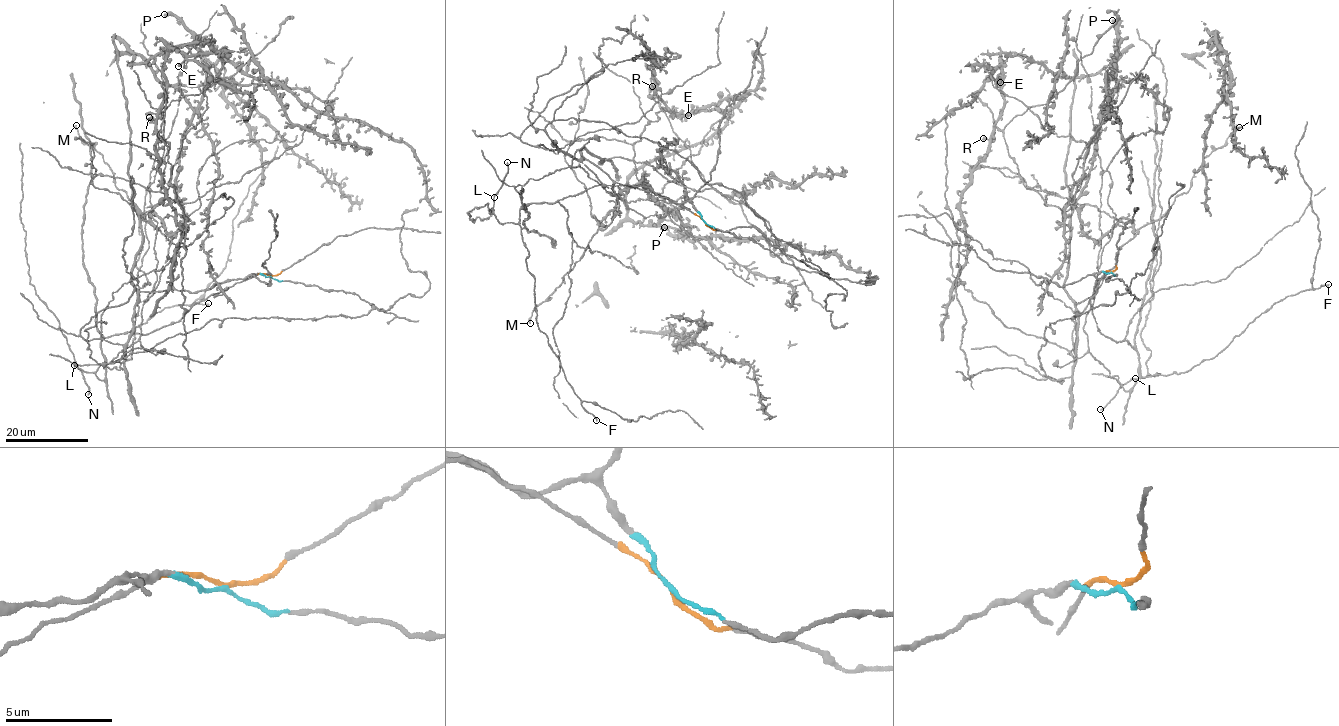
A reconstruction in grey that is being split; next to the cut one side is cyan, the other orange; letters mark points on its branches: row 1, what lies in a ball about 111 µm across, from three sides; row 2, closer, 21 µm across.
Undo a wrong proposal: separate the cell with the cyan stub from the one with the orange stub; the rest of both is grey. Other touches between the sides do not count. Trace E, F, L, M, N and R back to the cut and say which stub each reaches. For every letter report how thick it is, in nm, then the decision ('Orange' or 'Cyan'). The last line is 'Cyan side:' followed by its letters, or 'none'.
E: Thickness 380 nm. Cyan
F: Thickness 240 nm. Orange
L: Thickness 190 nm. Orange
M: Thickness 240 nm. Cyan
N: Thickness 170 nm. Orange
R: Thickness 440 nm. Cyan
Cyan side: E, M, R

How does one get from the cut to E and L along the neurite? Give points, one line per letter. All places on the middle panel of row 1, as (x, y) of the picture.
E: (705, 222), (690, 202), (615, 182), (581, 151), (630, 160), (662, 102), (670, 115), (697, 109), (688, 114)
L: (705, 222), (643, 186), (598, 185), (554, 202), (530, 204), (524, 207), (513, 186), (504, 183), (493, 197)

